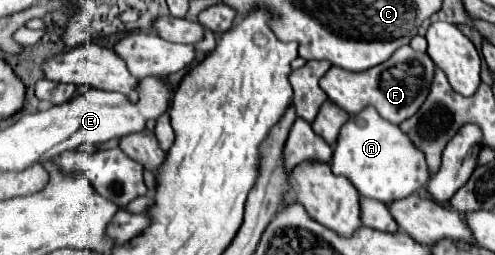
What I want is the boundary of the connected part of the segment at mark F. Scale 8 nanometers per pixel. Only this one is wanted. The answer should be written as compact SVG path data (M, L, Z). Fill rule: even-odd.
M404 45L392 55L392 59L388 59L388 61L380 63L380 67L372 67L364 73L350 73L340 67L330 67L328 73L320 79L320 87L330 97L332 103L336 103L350 115L360 113L364 107L372 105L384 119L398 125L404 119L412 117L416 113L416 109L420 109L420 105L424 103L424 99L430 91L434 67L436 65L432 63L432 59L426 53L418 53L410 45Z

